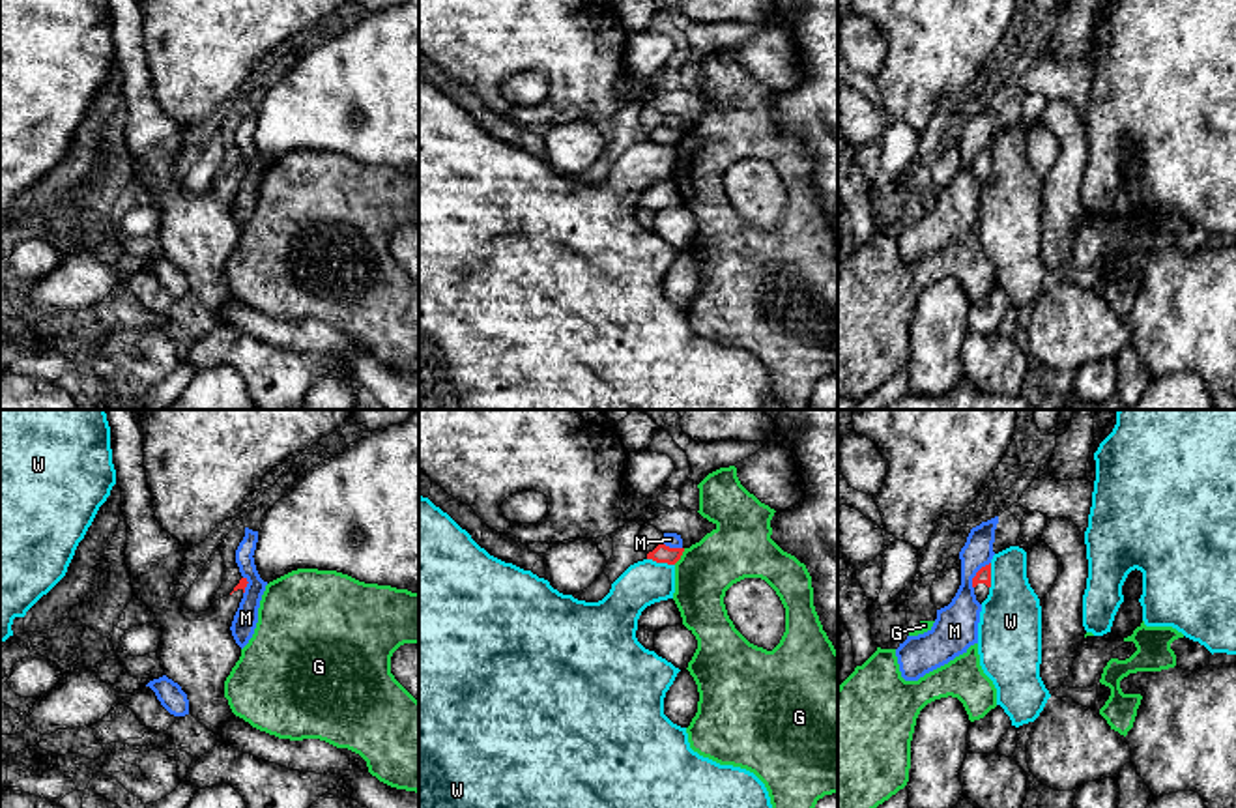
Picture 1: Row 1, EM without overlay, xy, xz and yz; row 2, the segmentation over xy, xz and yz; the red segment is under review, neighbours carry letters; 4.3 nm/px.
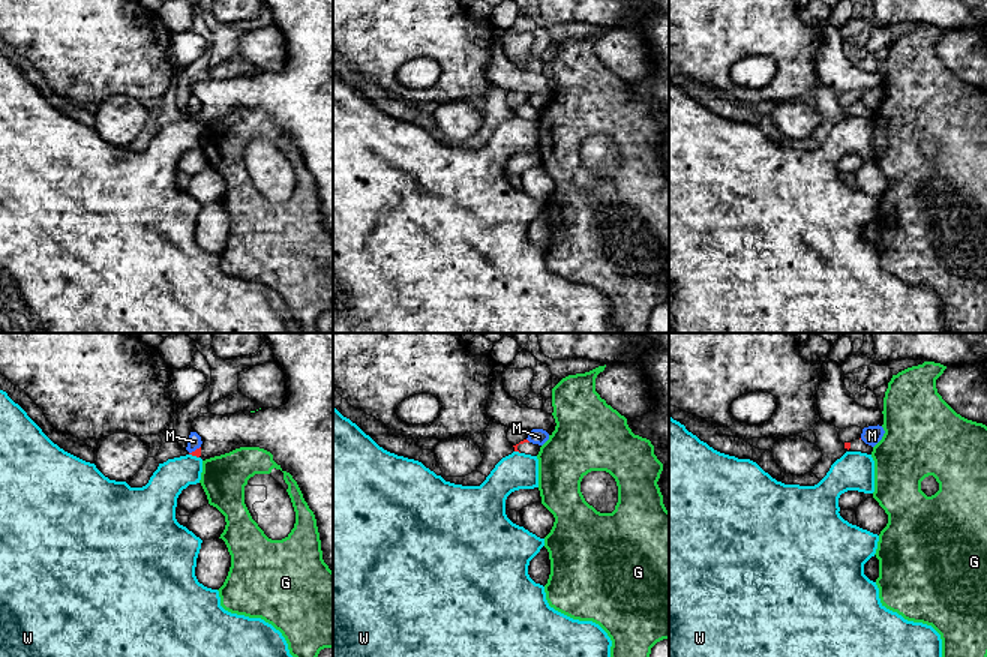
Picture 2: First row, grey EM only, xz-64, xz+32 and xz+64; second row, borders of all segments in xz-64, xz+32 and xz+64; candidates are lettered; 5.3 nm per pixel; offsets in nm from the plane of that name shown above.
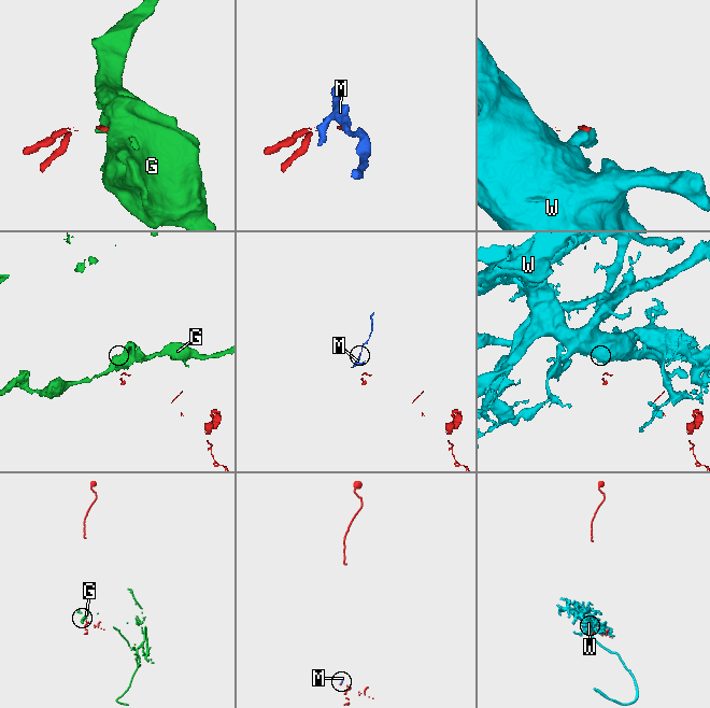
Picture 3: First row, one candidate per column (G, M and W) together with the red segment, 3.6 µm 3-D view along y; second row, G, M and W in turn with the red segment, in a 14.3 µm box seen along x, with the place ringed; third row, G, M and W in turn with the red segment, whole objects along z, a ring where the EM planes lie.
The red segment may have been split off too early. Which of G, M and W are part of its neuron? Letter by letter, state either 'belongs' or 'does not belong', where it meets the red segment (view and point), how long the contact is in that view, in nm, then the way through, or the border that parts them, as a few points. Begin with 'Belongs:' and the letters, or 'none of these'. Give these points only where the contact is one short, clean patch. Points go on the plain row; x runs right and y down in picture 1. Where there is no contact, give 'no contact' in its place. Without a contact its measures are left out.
Belongs: none of these
G: does not belong; meets red in xz at (681, 135); contact 90 nm long; border along xz (685, 129), (674, 144)
M: does not belong; meets red in yz at (977, 156); contact 140 nm long; border along yz (990, 143), (973, 159), (973, 169)
W: does not belong; meets red in xz at (661, 143); contact 120 nm long; border along xz (647, 139), (674, 146)

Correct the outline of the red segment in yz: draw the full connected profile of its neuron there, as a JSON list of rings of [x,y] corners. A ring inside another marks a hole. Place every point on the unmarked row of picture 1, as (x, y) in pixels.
[[[991,144],[976,153],[976,157],[972,159],[972,168],[976,181],[982,185],[987,180],[991,168]]]

